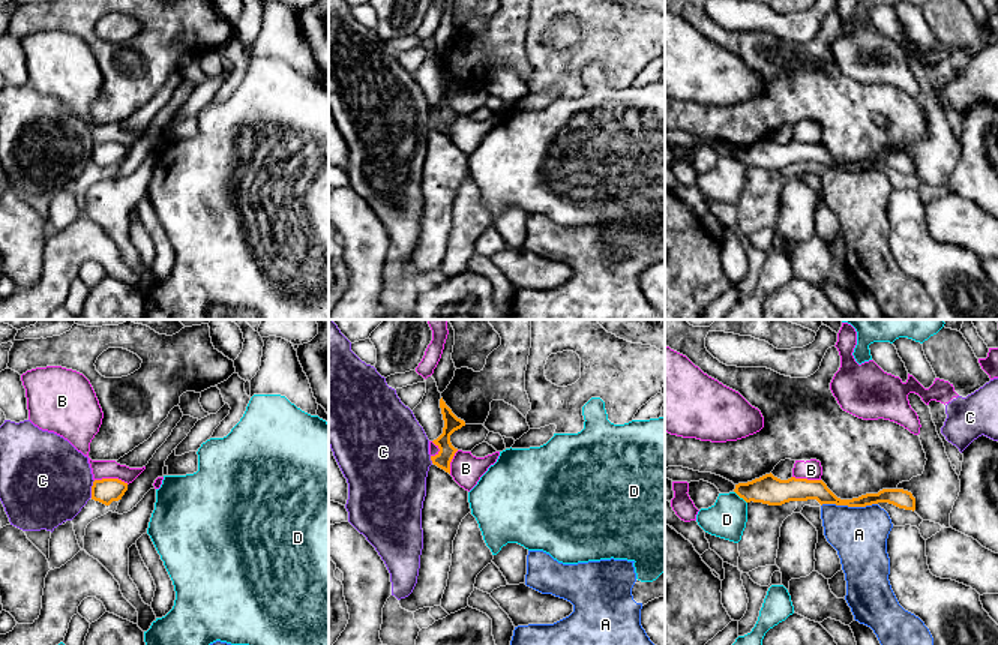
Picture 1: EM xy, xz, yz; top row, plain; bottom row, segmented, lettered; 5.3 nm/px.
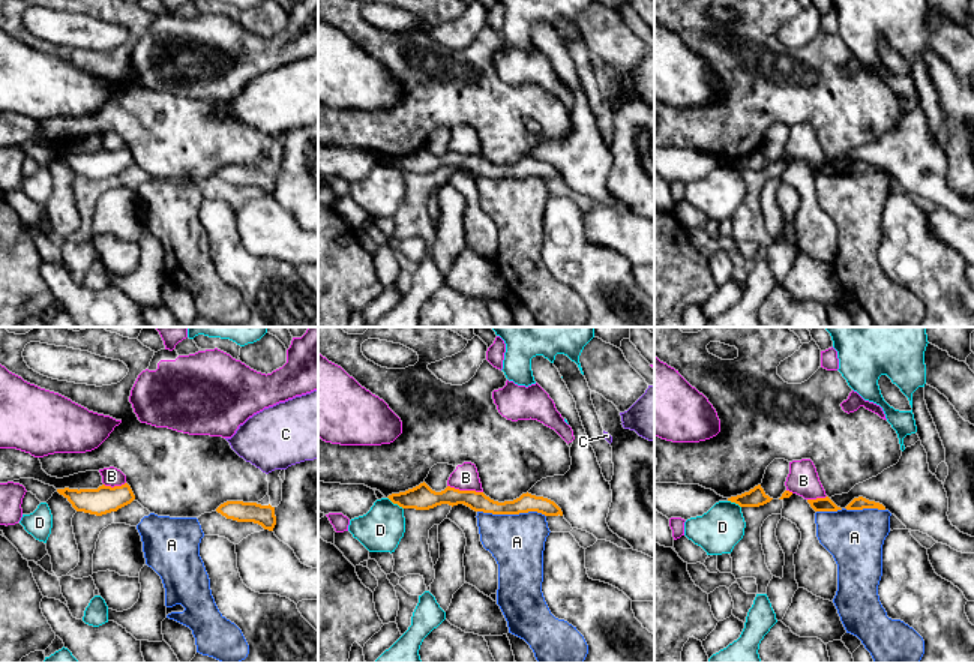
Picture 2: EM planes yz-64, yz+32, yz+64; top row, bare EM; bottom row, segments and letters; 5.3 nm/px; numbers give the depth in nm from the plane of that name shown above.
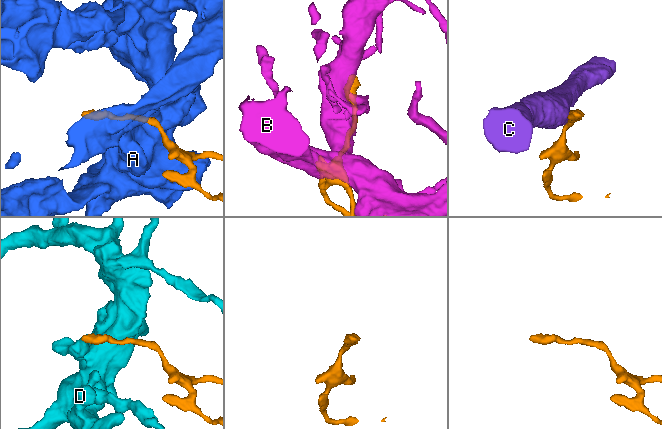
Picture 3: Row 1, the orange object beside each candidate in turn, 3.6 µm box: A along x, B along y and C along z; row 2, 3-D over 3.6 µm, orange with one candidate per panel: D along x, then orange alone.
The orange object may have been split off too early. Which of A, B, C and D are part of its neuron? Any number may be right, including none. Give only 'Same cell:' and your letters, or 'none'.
Same cell: none

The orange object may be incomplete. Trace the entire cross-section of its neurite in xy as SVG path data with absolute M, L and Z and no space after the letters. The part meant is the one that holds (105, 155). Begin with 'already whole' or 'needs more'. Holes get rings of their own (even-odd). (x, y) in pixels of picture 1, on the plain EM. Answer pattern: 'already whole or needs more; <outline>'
already whole; M119 142L95 144L92 150L92 164L110 170L113 165L122 164L128 154L128 147Z

